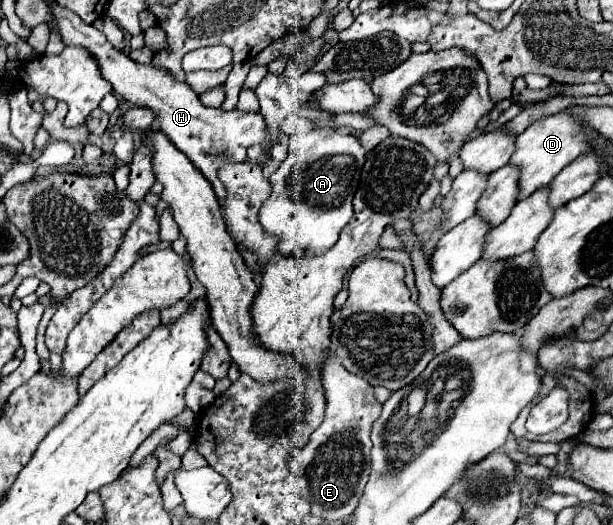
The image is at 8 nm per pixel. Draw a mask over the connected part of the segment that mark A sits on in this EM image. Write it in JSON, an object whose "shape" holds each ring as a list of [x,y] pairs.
{"shape":[[[309,129],[289,135],[287,157],[279,169],[269,177],[273,189],[269,199],[263,203],[259,211],[259,223],[263,229],[271,235],[279,237],[277,251],[281,255],[303,255],[303,253],[323,253],[335,245],[339,239],[341,229],[351,221],[353,217],[353,195],[359,187],[361,169],[365,163],[367,149],[345,131],[335,129]]]}

